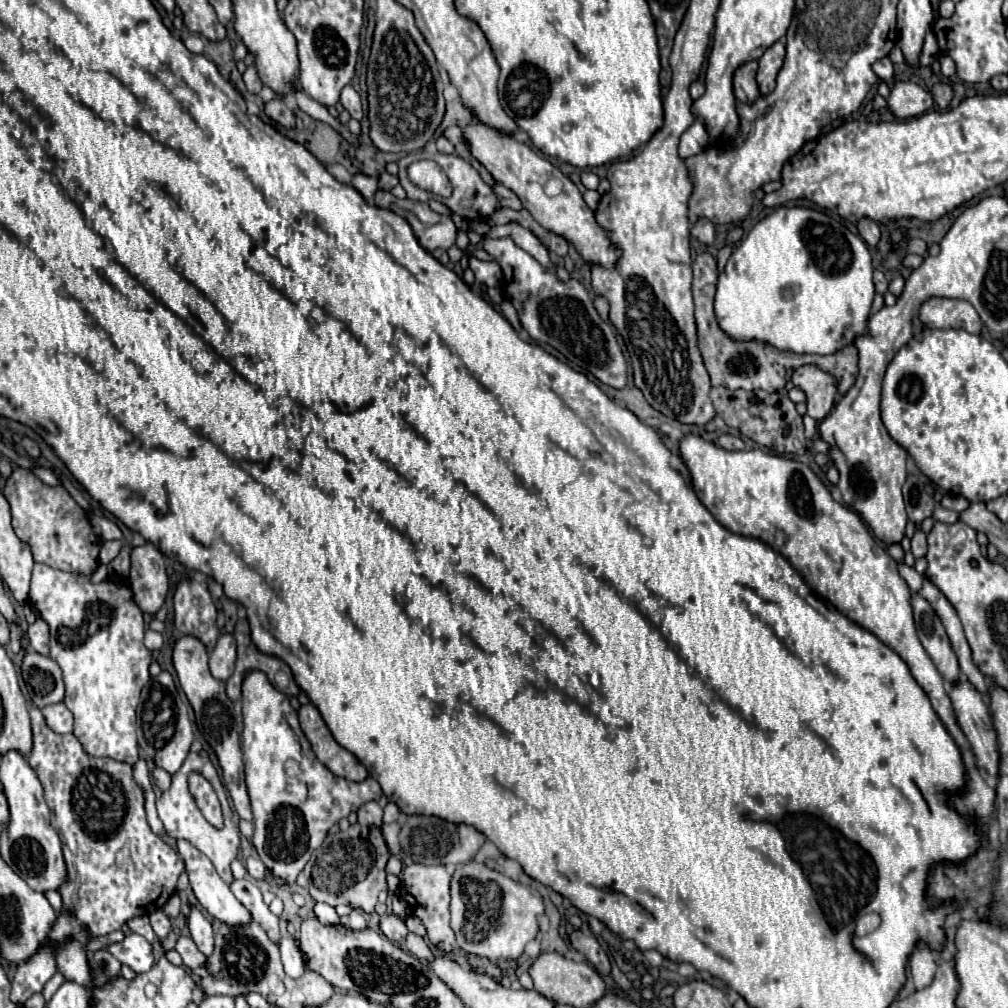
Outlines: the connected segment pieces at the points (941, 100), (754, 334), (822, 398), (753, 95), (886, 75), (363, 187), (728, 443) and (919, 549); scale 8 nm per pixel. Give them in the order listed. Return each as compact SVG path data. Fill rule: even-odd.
M938 84L936 88L932 88L932 94L934 94L934 100L936 100L940 110L948 110L950 108L950 100L952 100L952 88L950 86Z
M780 206L772 214L768 214L764 220L760 220L750 234L742 240L742 244L732 252L724 272L718 276L718 288L716 288L716 298L714 298L714 314L718 320L718 326L728 334L728 338L736 342L762 342L776 346L778 350L788 350L796 354L836 354L836 350L842 350L844 346L854 344L858 336L868 334L868 320L870 320L870 306L874 300L874 282L872 282L872 260L868 246L862 238L852 234L836 216L830 216L826 212L810 210L810 208L786 208Z
M802 366L792 374L792 382L806 394L808 416L822 420L834 406L836 378L818 370L816 366Z
M750 60L734 72L734 94L738 102L754 102L756 98L760 98L760 92L756 86L756 68L758 68L758 62Z
M880 58L880 60L876 60L876 62L872 64L872 70L874 70L876 76L882 78L882 80L892 80L892 78L894 78L894 68L892 68L890 58Z
M356 174L352 178L352 186L362 194L364 199L372 202L374 192L378 190L378 180L376 178L370 178L370 176L364 176L364 174Z
M722 434L722 436L718 438L718 444L720 444L722 448L726 448L726 450L744 450L742 438L732 436L732 434Z
M918 528L916 530L916 534L912 536L912 554L914 554L914 558L922 558L922 556L926 556L926 534Z

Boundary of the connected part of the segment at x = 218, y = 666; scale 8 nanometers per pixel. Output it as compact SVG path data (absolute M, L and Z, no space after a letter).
M222 634L210 652L210 672L218 680L228 680L236 666L236 642L232 634Z

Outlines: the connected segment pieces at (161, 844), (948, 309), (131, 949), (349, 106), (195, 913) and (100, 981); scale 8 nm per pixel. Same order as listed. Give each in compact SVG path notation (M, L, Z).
M38 708L30 710L34 746L28 756L28 762L36 770L42 786L46 804L52 812L52 824L62 840L64 860L68 880L58 888L62 896L62 910L56 916L56 922L50 928L48 942L38 948L38 952L22 962L12 978L14 1002L24 1004L32 994L42 992L44 984L56 974L56 952L68 940L74 940L82 930L88 930L90 936L104 936L114 930L120 930L130 918L152 914L160 910L172 892L176 890L176 880L184 870L184 862L178 852L168 846L160 836L156 836L146 820L144 810L144 790L132 778L132 766L112 760L112 758L92 758L88 756L74 734L56 734L46 726L46 720Z
M930 298L922 304L918 318L926 328L962 328L970 334L980 334L982 330L980 316L966 300Z
M128 934L122 942L118 944L110 944L108 950L126 966L130 966L136 974L140 972L148 972L154 964L154 956L152 956L152 946L146 938L142 938L140 934Z
M346 86L346 88L342 90L340 102L342 102L342 106L350 112L352 118L356 118L356 120L362 120L362 118L364 118L364 110L362 110L360 96L358 96L358 92L356 92L352 86Z
M190 906L190 914L188 914L188 928L190 928L190 936L196 942L198 950L202 954L212 954L214 948L214 936L212 936L212 924L210 920L206 920L206 916L202 914L200 908Z
M98 950L94 954L88 956L88 966L90 966L90 976L92 976L92 984L96 988L104 988L106 984L114 982L116 978L120 978L120 968L122 964L106 950Z

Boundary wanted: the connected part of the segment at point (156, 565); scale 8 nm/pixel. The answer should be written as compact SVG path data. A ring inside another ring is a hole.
M152 544L132 550L130 586L134 602L144 614L154 616L168 596L168 574L164 556Z

